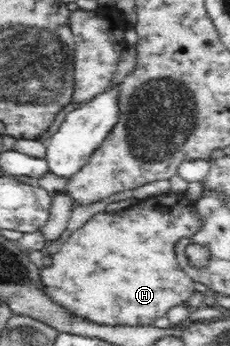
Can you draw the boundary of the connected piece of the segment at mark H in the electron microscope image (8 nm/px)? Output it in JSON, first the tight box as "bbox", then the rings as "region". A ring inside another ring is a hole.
{"bbox":[40,190,204,325],"region":[[[168,190],[143,200],[138,199],[127,208],[127,212],[105,211],[95,214],[51,255],[52,264],[41,268],[40,276],[47,297],[66,307],[70,314],[76,314],[98,325],[150,325],[158,317],[164,317],[168,309],[185,303],[195,292],[195,282],[182,272],[176,262],[174,243],[180,237],[192,237],[202,229],[204,218],[196,208],[196,202],[190,198],[188,190]]]}

